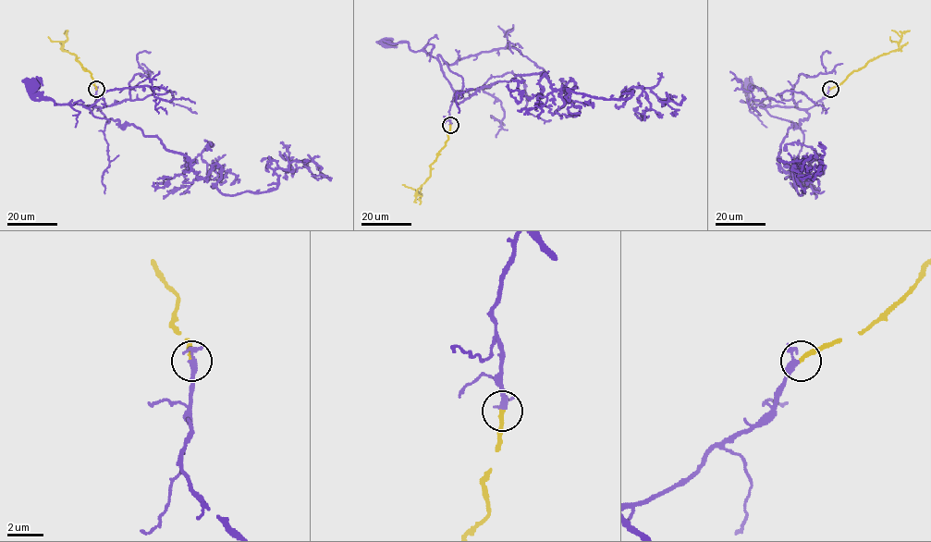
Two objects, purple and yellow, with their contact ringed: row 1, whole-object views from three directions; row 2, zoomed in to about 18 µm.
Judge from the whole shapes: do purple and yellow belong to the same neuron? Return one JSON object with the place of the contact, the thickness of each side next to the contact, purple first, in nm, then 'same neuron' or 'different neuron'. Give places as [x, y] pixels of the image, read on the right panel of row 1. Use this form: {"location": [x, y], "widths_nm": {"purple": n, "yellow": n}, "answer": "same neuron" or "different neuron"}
{"location": [830, 89], "widths_nm": {"purple": 240, "yellow": 240}, "answer": "same neuron"}

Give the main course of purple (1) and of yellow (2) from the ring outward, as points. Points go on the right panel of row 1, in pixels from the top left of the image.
1: (829, 89), (808, 108), (751, 104), (746, 93), (749, 85)
2: (830, 89), (870, 60), (899, 47), (890, 36)

